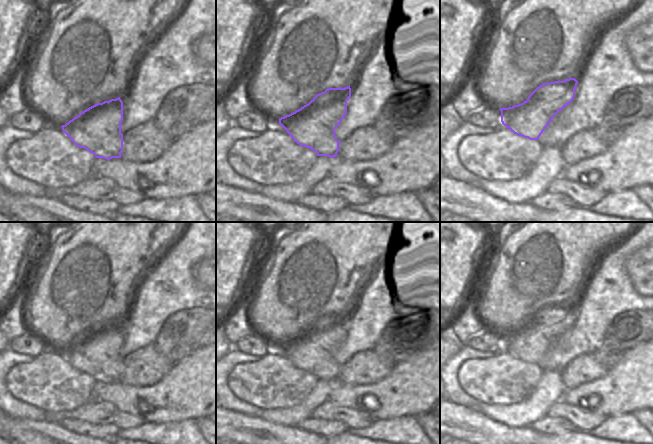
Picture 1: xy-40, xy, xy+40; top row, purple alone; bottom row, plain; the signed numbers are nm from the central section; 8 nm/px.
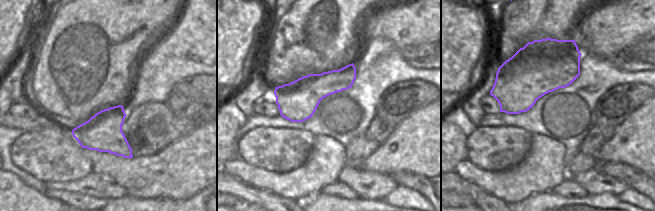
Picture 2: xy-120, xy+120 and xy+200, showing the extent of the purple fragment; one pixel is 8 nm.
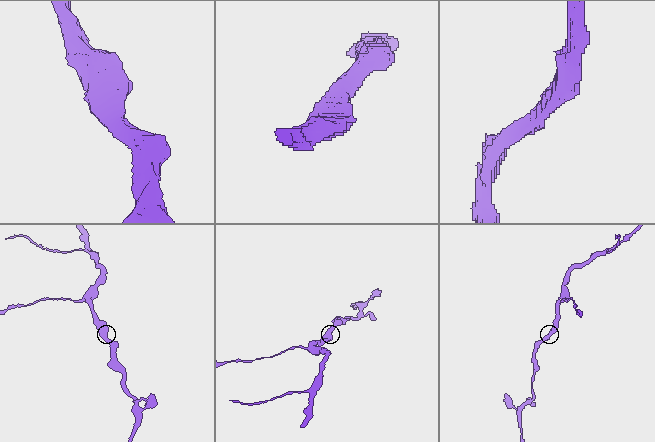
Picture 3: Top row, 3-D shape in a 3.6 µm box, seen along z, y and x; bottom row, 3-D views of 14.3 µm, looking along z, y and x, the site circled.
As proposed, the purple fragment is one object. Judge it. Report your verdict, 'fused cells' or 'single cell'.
single cell

